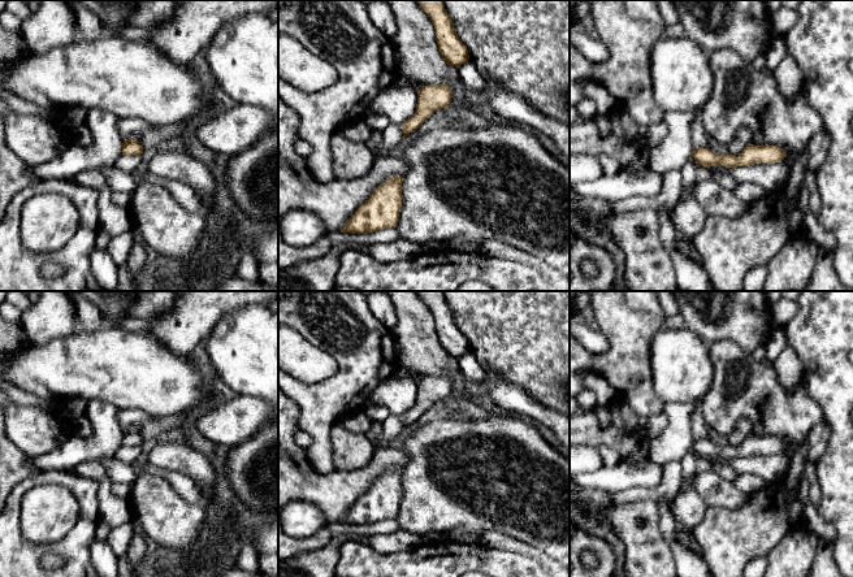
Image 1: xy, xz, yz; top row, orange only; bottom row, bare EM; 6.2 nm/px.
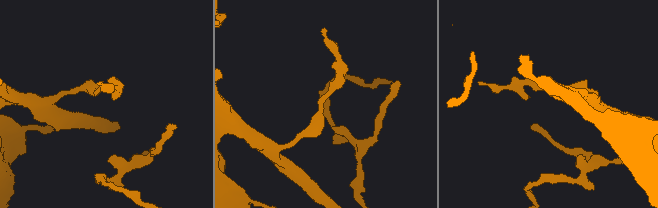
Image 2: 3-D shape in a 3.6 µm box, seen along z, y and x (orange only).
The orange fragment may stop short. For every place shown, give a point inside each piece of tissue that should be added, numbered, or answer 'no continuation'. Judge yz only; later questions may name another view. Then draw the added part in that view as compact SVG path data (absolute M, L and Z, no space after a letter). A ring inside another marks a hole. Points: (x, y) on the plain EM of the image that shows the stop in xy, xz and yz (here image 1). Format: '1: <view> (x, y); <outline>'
no continuation

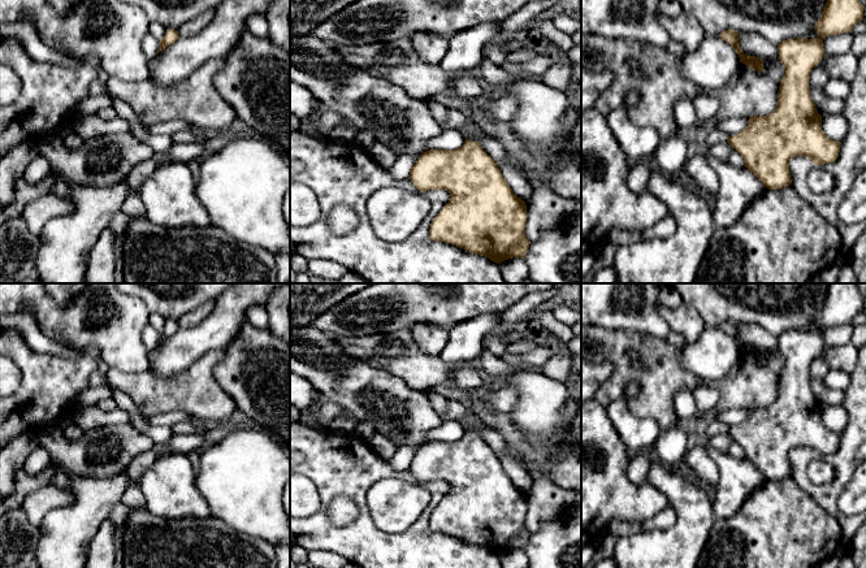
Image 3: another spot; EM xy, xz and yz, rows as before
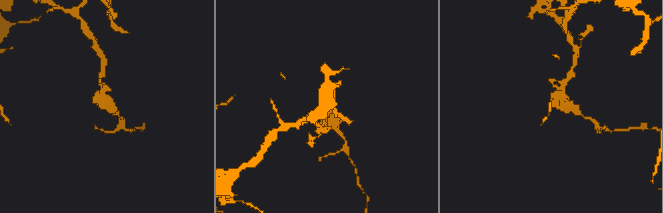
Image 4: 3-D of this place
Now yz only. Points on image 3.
1: yz (715, 428); M714 421L709 424L709 426L705 429L706 437L710 439L716 434L724 434L727 433L727 426L722 422Z

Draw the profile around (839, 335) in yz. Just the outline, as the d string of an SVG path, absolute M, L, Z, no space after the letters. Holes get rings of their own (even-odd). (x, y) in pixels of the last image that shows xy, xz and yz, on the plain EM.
M843 324L823 329L824 348L840 347L850 343L853 330L854 326L852 324Z

